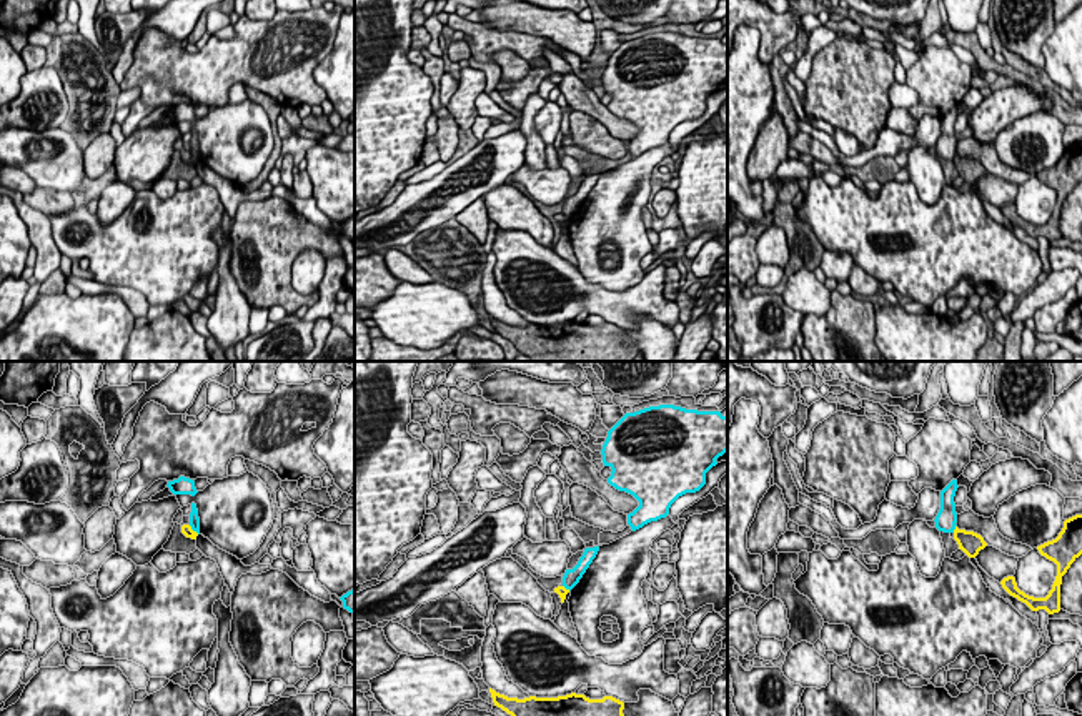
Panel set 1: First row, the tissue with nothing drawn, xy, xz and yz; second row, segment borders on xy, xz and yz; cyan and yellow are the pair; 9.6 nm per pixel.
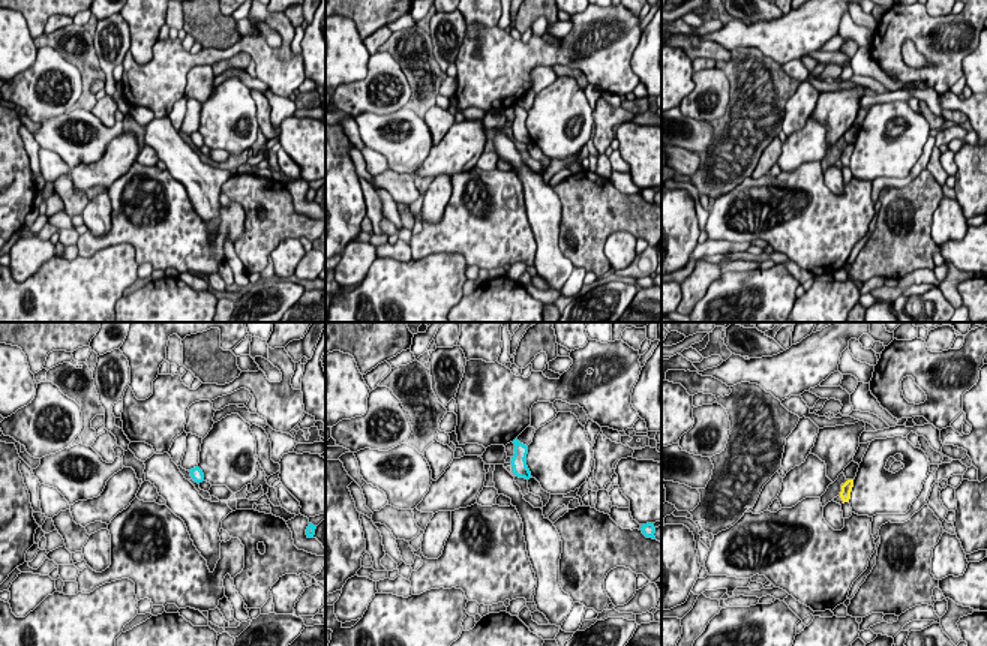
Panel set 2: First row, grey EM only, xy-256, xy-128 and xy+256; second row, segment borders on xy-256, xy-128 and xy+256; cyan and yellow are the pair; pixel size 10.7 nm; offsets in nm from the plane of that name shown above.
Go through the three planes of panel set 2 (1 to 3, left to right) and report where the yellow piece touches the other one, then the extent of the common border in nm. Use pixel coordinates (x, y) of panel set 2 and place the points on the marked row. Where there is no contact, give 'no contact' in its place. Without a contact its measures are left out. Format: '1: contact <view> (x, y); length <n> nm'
1: no contact
2: no contact
3: no contact

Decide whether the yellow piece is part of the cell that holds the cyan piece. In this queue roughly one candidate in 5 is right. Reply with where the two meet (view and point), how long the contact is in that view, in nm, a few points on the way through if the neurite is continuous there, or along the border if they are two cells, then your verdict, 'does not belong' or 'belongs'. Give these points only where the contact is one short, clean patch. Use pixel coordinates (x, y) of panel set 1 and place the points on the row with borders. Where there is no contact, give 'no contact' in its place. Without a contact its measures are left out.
meets cyan in yz at (954, 528); contact 90 nm long; border along yz (956, 525), (952, 532); does not belong

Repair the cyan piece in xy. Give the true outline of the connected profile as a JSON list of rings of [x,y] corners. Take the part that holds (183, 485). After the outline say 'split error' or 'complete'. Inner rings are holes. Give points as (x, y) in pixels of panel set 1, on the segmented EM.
[[[185,476],[178,480],[168,481],[166,485],[173,495],[191,495],[195,496],[198,491],[195,488],[195,481]]]; complete

